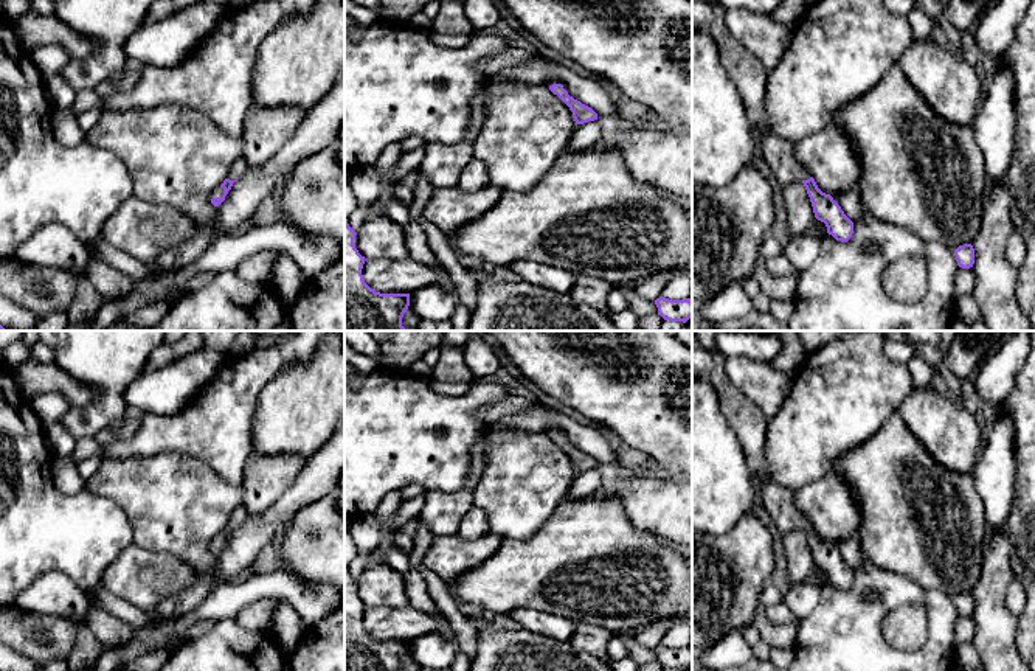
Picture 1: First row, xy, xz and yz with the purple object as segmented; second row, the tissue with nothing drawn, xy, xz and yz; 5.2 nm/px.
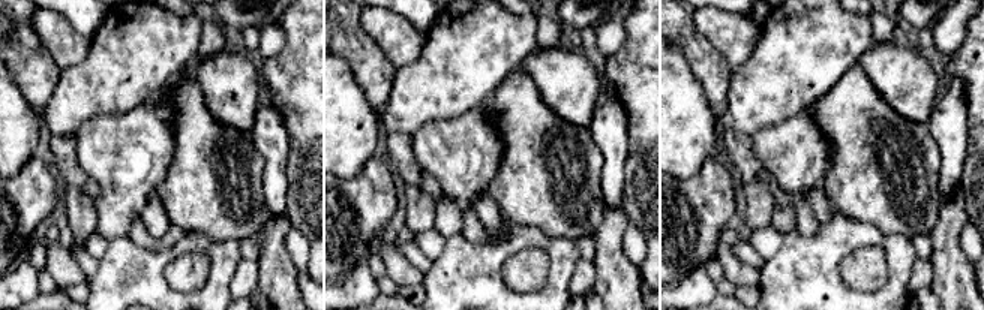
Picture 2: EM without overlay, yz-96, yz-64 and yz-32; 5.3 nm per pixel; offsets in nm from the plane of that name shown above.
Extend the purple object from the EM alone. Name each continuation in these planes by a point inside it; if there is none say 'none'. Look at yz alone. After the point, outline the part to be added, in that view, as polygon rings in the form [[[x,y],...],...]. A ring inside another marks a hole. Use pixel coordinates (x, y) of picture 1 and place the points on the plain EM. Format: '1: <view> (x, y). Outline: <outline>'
1: yz (779, 502). Outline: [[[767,480],[760,491],[763,505],[781,536],[793,530],[808,528],[812,522],[796,508],[793,489]]]

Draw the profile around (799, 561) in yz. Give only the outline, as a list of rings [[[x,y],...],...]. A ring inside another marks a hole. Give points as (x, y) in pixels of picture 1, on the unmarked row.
[[[802,530],[784,536],[788,579],[793,584],[805,582],[815,568],[813,555]]]

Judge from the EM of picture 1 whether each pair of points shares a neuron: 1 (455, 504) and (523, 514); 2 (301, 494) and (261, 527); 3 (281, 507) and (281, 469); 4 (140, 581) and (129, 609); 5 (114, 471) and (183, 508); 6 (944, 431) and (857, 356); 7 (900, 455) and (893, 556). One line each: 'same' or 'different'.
1: different
2: same
3: different
4: different
5: same
6: different
7: same

